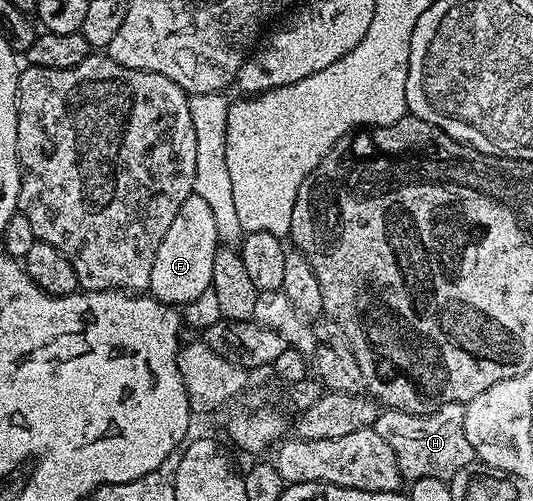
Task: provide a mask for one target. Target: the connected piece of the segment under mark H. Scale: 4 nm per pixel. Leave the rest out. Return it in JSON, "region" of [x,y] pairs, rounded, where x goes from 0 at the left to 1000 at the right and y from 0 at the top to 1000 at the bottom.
{"region":[[[869,806],[831,808],[801,832],[722,814],[709,828],[702,854],[709,868],[717,868],[717,876],[724,876],[724,884],[732,884],[747,916],[752,950],[767,962],[794,952],[841,960],[859,940],[867,940],[867,932],[887,926],[882,876],[874,876]]]}

